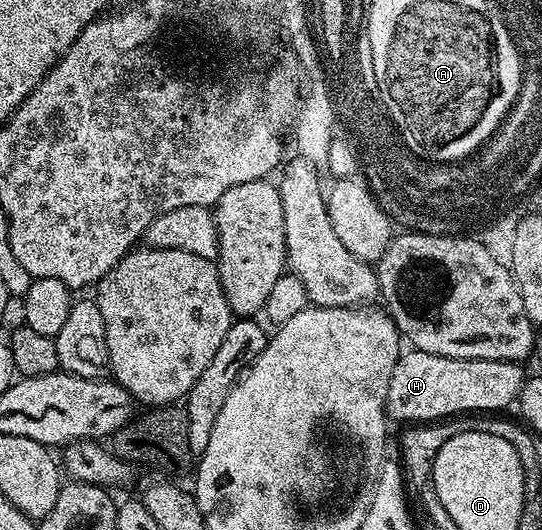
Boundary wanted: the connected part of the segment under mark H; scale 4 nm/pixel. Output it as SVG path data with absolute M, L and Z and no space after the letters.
M408 348L401 353L394 364L394 372L390 376L390 392L388 393L387 415L396 418L403 424L431 424L449 416L464 416L469 412L504 412L508 405L515 403L520 397L520 389L526 381L525 367L519 362L503 362L502 360L458 360L446 356L434 356L430 352L422 352Z

